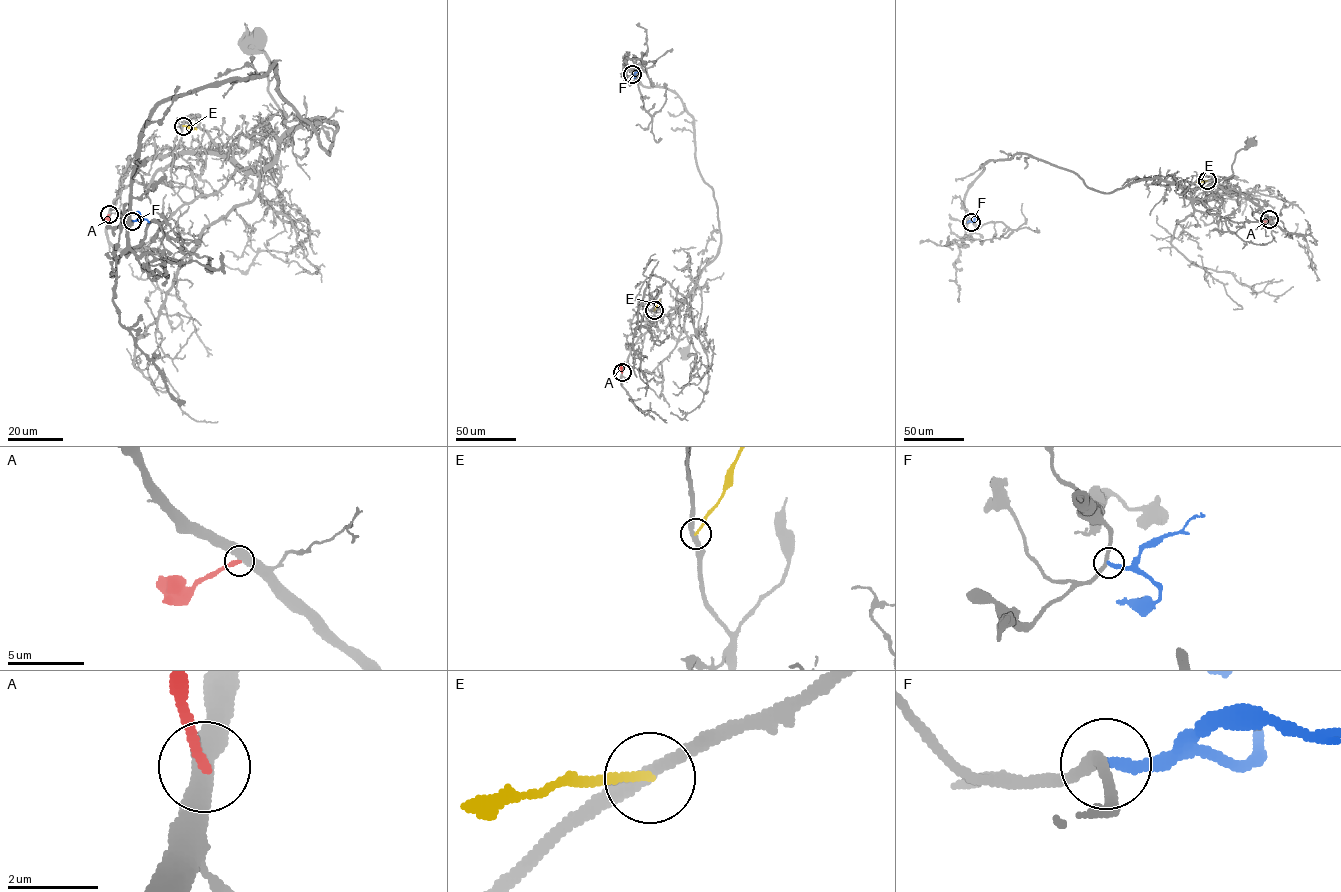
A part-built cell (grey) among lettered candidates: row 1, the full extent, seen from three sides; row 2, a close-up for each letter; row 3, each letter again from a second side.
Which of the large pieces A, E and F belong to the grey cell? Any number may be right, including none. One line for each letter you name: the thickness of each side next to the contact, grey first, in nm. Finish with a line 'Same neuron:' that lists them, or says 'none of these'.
Same neuron: none of these

